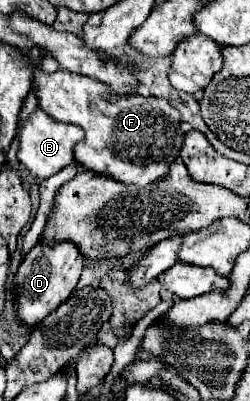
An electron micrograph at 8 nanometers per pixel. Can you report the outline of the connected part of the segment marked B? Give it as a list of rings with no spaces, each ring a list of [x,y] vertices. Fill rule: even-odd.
[[[35,109],[21,125],[19,129],[19,151],[17,159],[21,165],[39,179],[47,179],[55,173],[59,173],[63,167],[73,163],[73,147],[83,139],[83,131],[77,125],[55,121],[53,117],[45,115],[41,109]]]

